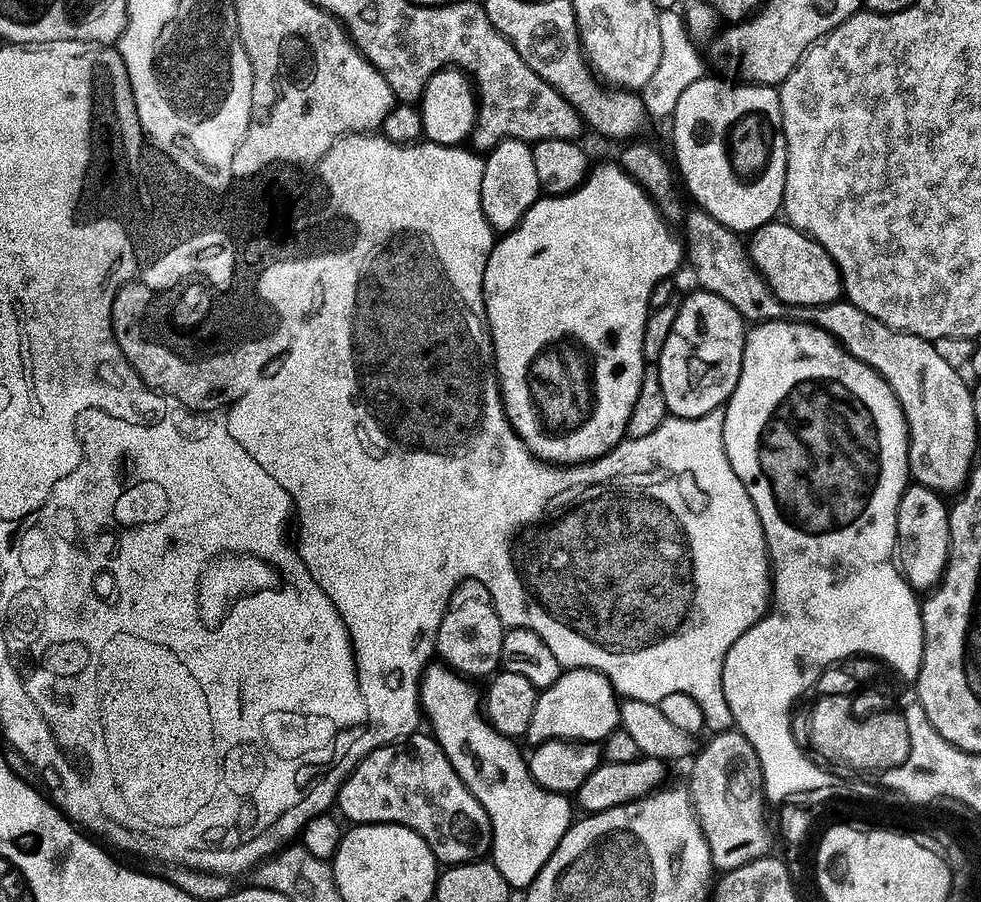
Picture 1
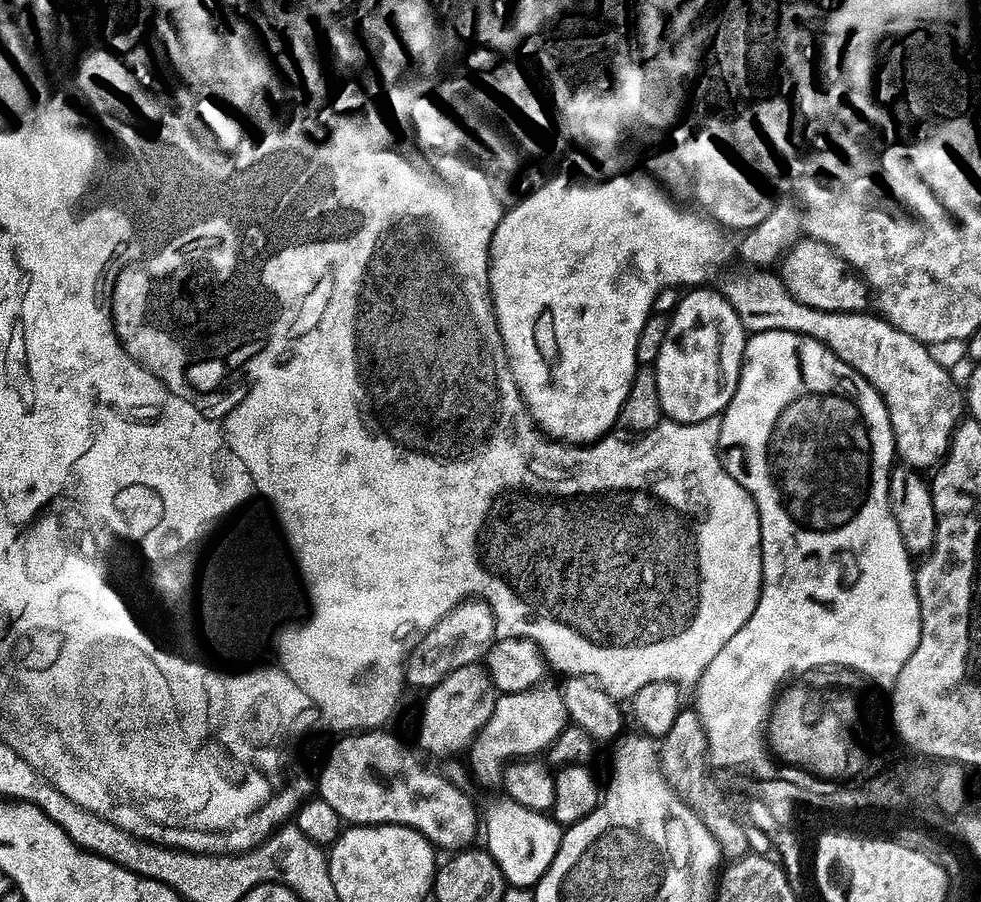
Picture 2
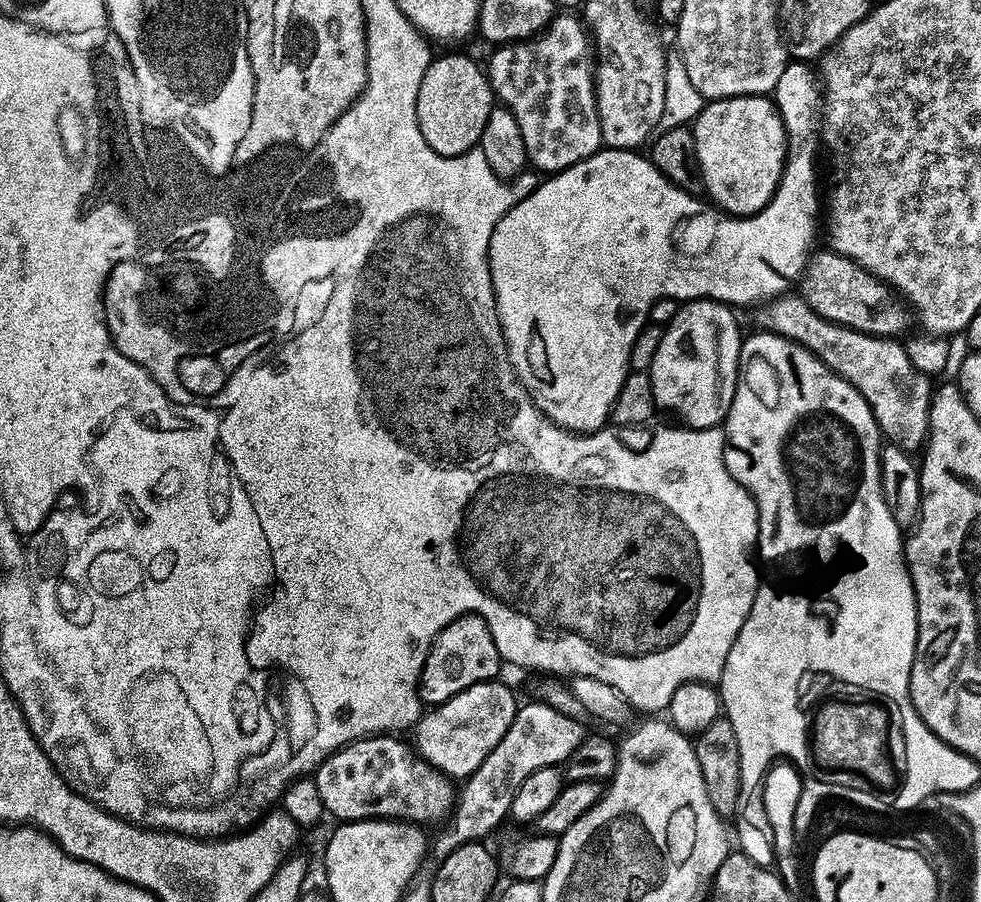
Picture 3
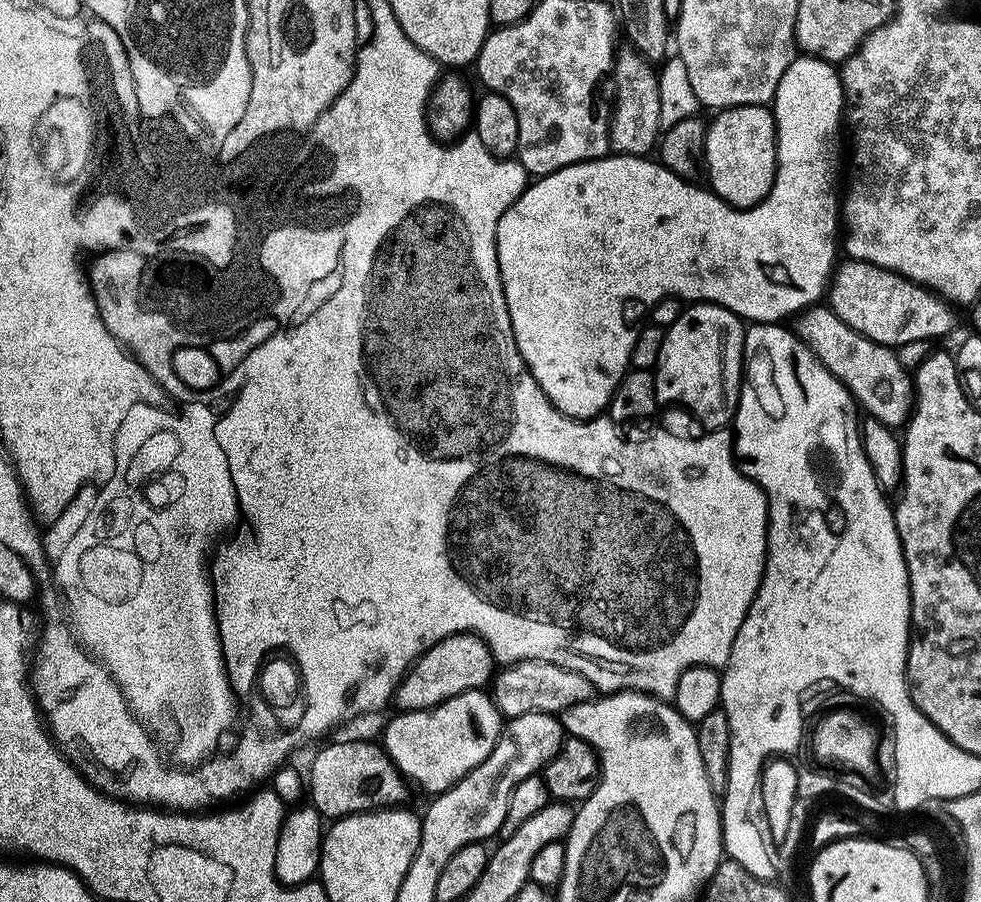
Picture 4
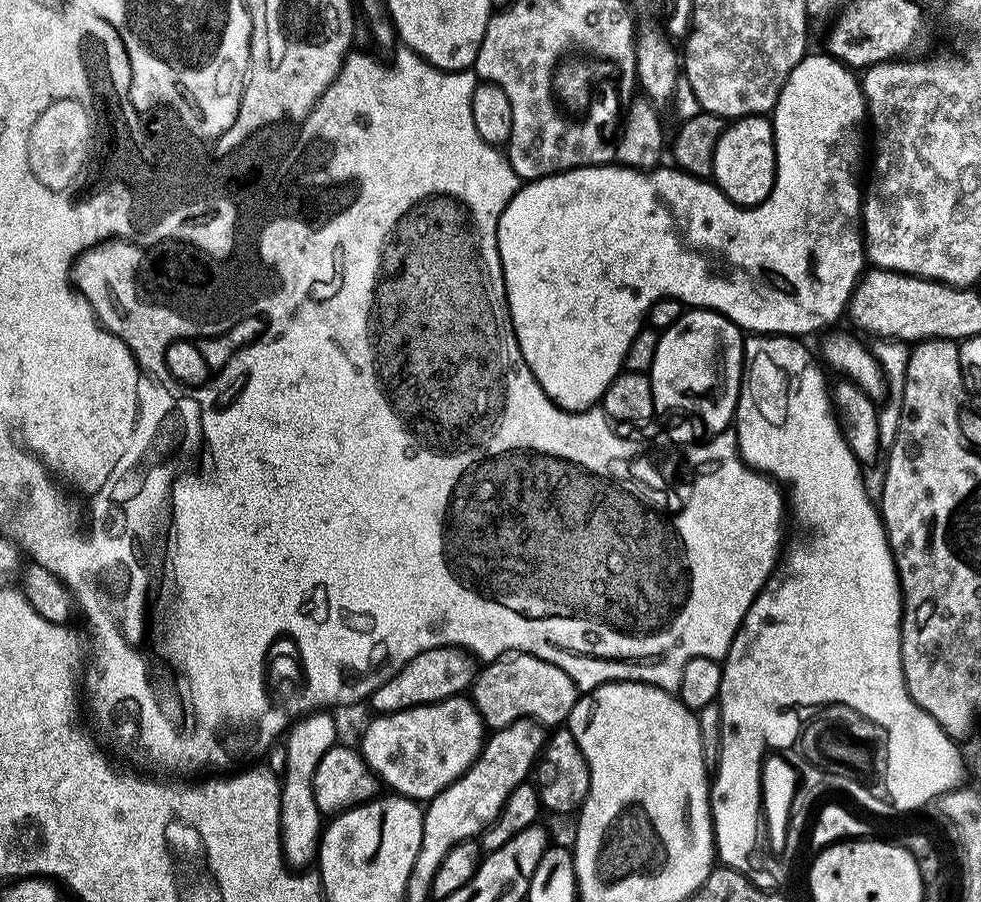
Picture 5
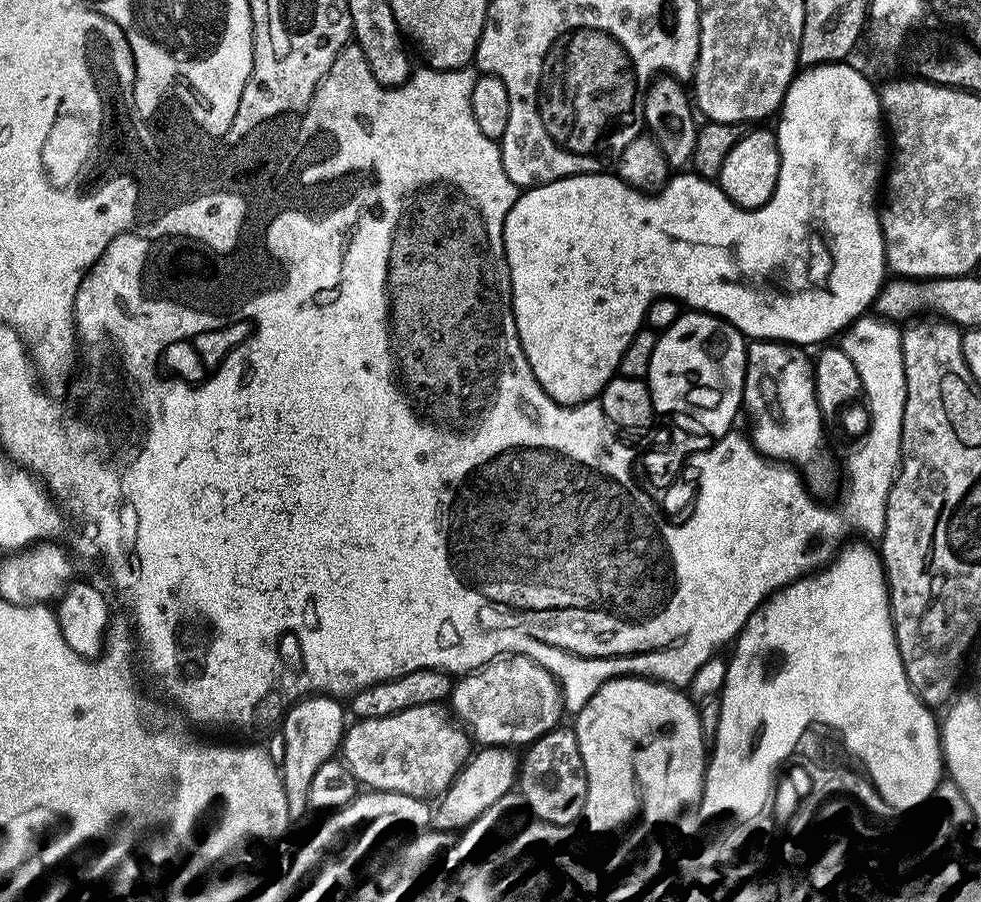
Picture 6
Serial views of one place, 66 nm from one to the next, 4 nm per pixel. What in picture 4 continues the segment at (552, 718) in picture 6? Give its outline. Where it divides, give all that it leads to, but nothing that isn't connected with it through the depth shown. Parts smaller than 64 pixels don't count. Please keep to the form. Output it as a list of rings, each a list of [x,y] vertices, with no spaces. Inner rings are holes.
[[[527,660],[521,664],[505,667],[494,680],[494,699],[501,716],[508,720],[517,720],[526,714],[546,714],[556,716],[567,708],[578,706],[593,699],[592,684],[582,674],[554,666],[550,662]]]

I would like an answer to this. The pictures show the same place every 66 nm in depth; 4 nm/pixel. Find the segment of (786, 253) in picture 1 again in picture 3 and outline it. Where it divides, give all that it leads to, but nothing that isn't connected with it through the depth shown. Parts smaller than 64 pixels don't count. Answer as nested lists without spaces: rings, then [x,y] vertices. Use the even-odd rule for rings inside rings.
[[[831,250],[817,251],[813,255],[808,271],[804,273],[802,281],[802,299],[822,318],[826,318],[835,324],[841,324],[847,328],[853,328],[856,332],[865,332],[868,336],[883,336],[885,338],[903,337],[903,332],[911,324],[914,324],[914,313],[907,303],[888,284],[879,280],[874,274],[870,274],[860,264],[855,264],[850,258]]]

